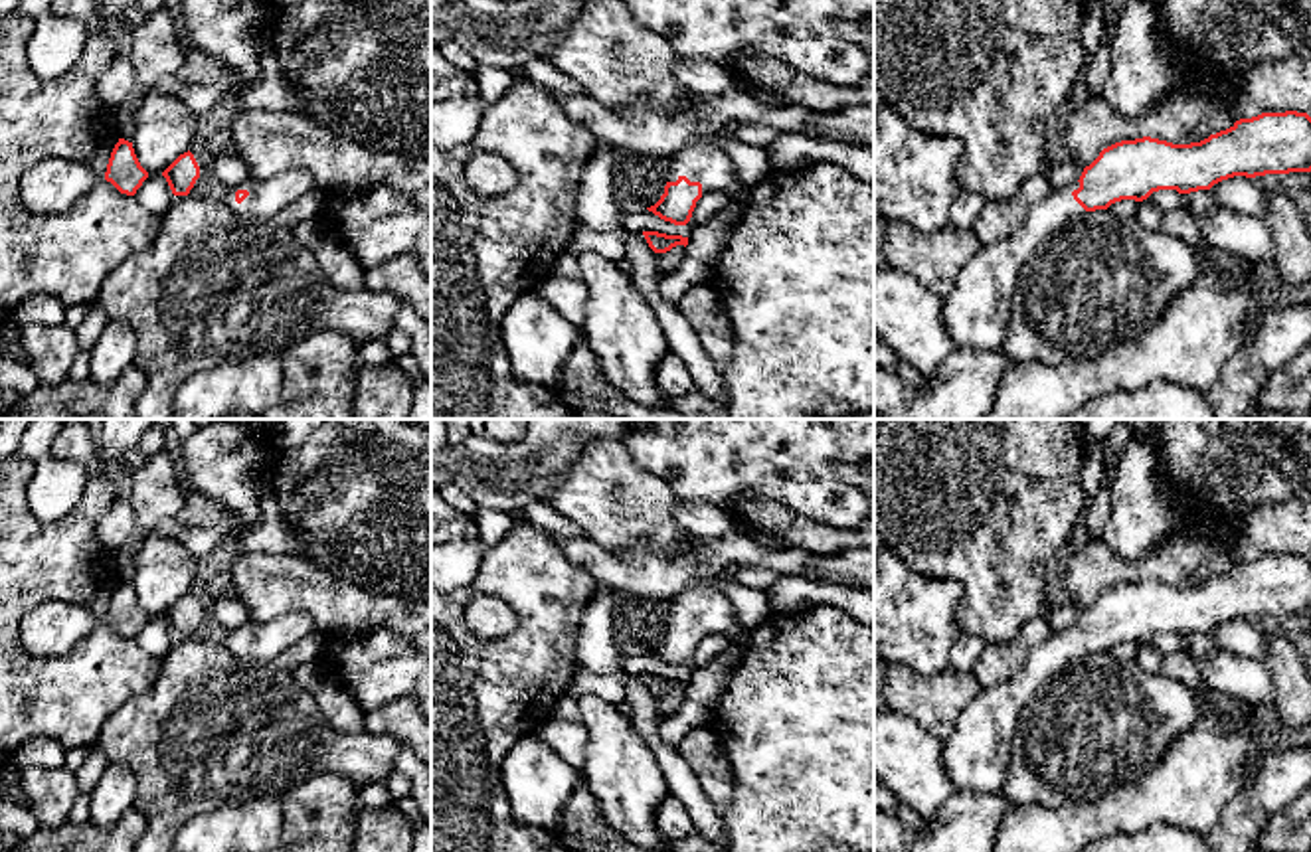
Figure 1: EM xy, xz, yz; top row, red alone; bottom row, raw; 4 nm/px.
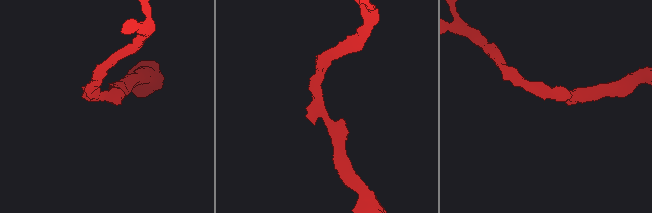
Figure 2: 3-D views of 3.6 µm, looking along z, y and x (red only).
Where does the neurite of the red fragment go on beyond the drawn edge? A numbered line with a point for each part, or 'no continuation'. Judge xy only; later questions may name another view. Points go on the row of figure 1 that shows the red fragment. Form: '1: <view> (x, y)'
1: xy (265, 198)

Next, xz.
1: xz (702, 161)

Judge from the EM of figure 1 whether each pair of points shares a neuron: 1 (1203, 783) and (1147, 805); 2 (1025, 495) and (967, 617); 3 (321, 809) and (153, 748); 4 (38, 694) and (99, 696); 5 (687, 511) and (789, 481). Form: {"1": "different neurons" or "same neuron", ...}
{"1": "same neuron", "2": "same neuron", "3": "different neurons", "4": "same neuron", "5": "different neurons"}

